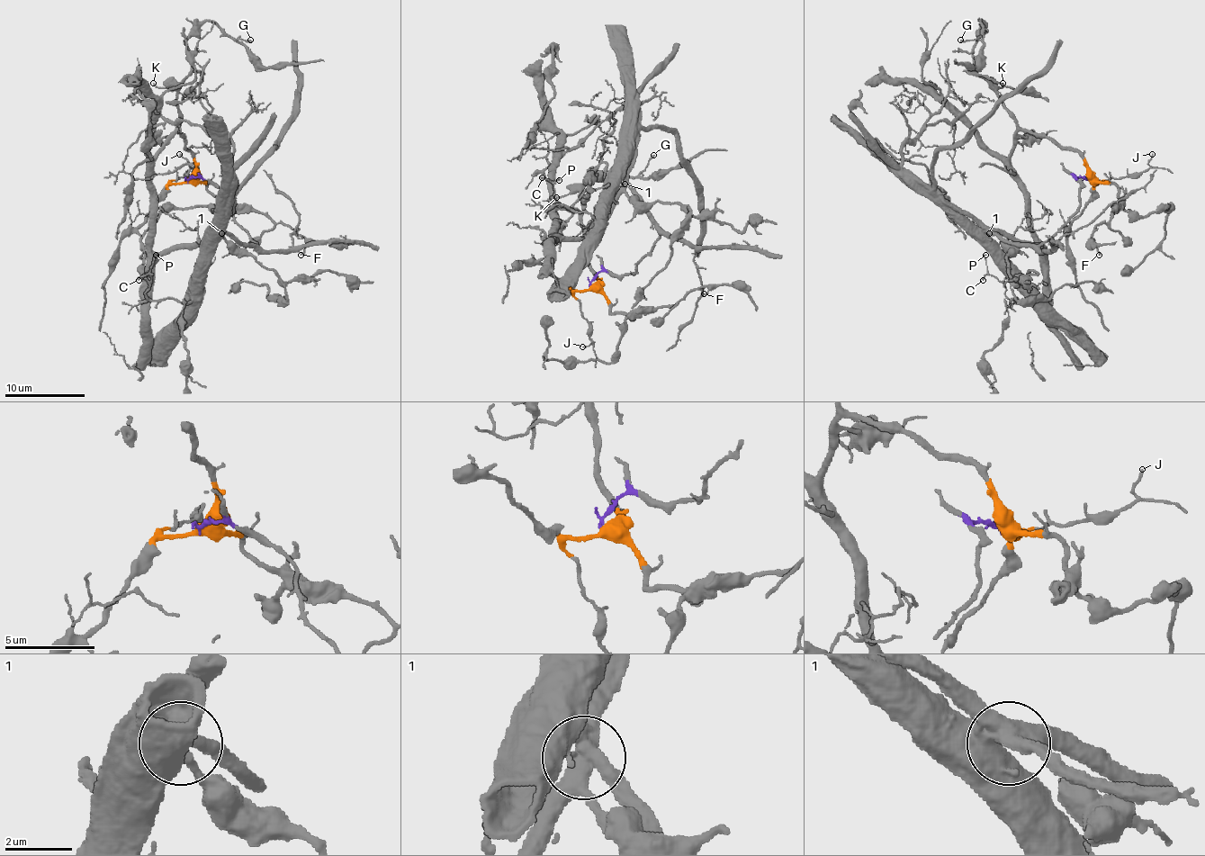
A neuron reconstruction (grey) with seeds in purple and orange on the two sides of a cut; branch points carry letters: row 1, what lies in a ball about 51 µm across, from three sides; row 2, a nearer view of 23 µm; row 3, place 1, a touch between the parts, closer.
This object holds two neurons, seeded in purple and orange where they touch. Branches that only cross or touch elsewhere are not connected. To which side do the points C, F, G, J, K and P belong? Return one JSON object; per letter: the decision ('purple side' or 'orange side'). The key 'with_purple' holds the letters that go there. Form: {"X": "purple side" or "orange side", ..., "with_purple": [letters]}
{"C": "purple side", "F": "orange side", "G": "orange side", "J": "orange side", "K": "orange side", "P": "purple side", "with_purple": ["C", "P"]}

